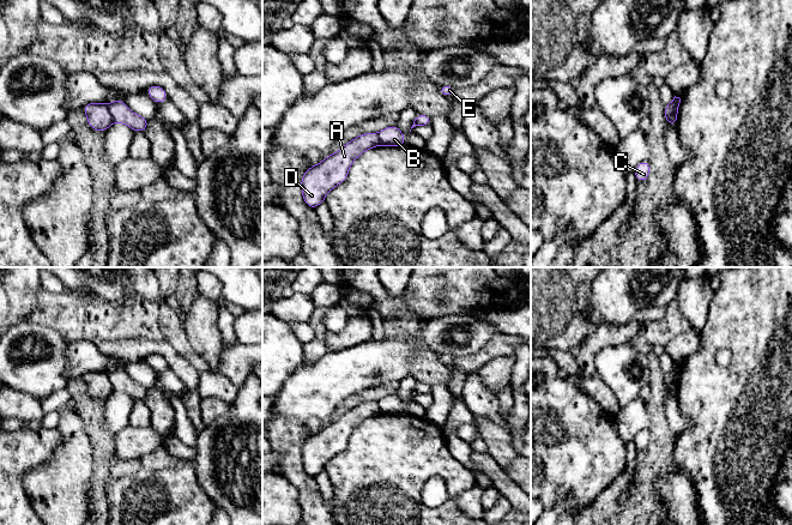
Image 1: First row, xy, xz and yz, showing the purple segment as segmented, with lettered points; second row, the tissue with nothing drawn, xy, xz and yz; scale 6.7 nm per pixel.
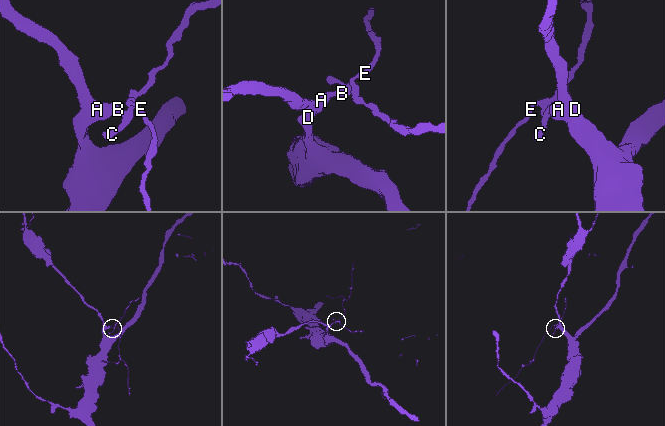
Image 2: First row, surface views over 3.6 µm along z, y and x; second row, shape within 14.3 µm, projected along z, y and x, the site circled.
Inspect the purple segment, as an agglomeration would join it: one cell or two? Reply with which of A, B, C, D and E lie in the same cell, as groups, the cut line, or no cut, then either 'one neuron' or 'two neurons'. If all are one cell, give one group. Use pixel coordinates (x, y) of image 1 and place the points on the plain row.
groups A D / B C E; cut xy (107, 374), (113, 390); two neurons

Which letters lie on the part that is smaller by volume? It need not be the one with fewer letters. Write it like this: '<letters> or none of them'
B, C, E

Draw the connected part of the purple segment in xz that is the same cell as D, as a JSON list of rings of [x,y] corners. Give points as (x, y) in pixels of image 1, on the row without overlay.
[[[376,402],[359,403],[339,420],[307,438],[301,448],[301,459],[307,475],[316,477],[327,461],[341,453],[349,443],[352,430],[364,420],[380,414]]]

